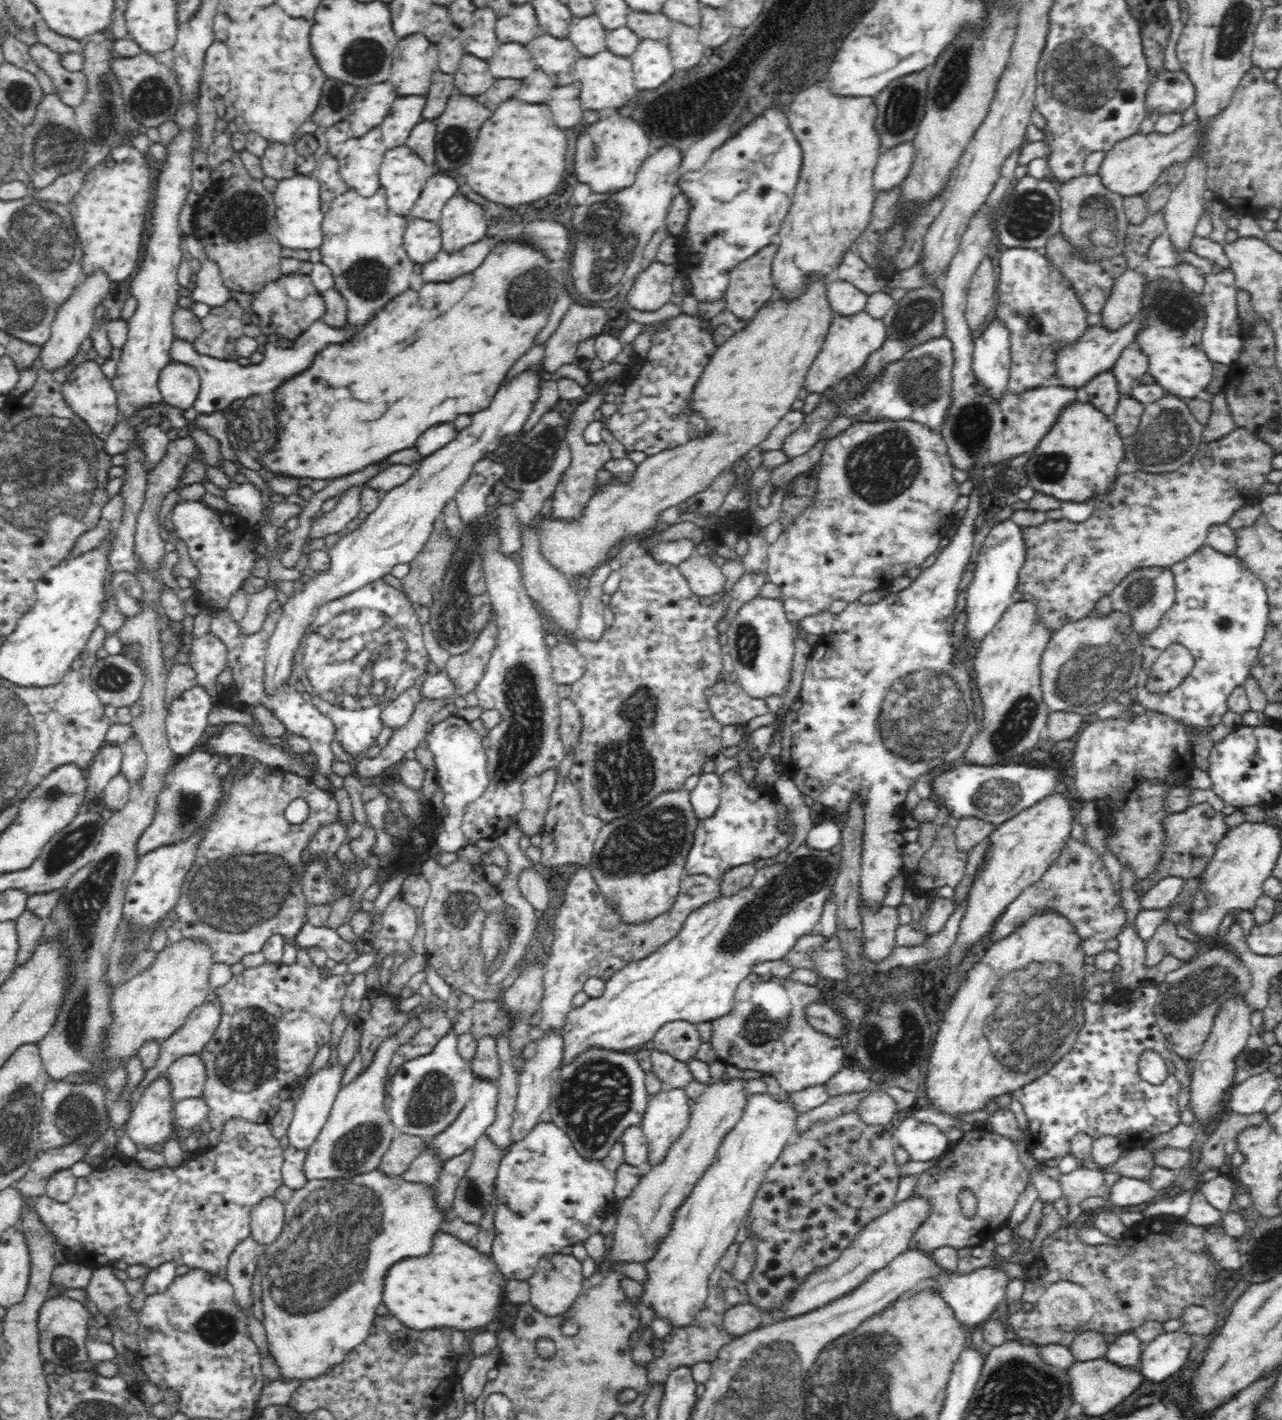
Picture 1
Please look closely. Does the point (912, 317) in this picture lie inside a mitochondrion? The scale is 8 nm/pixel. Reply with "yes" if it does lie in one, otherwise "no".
yes

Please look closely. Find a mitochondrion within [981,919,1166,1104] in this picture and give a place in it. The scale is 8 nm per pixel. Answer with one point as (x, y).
(1094, 1012)

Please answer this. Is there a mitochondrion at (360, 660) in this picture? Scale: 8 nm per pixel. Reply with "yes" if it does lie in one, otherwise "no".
yes

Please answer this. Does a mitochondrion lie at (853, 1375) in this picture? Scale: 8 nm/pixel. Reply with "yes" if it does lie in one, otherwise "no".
yes

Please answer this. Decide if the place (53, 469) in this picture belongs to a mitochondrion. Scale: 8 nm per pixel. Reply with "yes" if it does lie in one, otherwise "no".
yes

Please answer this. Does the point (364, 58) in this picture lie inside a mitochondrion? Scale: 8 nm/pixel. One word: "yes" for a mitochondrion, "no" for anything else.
yes

